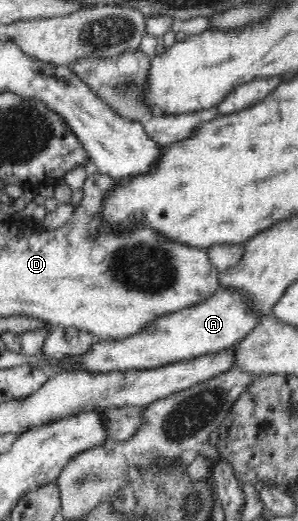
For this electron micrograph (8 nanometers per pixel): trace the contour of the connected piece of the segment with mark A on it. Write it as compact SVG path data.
M218 289L211 297L191 307L154 316L140 332L125 336L120 340L99 340L83 353L81 357L59 361L57 365L69 371L85 371L85 374L108 374L127 370L149 370L168 366L175 361L201 357L220 352L239 344L260 322L263 315L250 313L242 294L231 289Z

